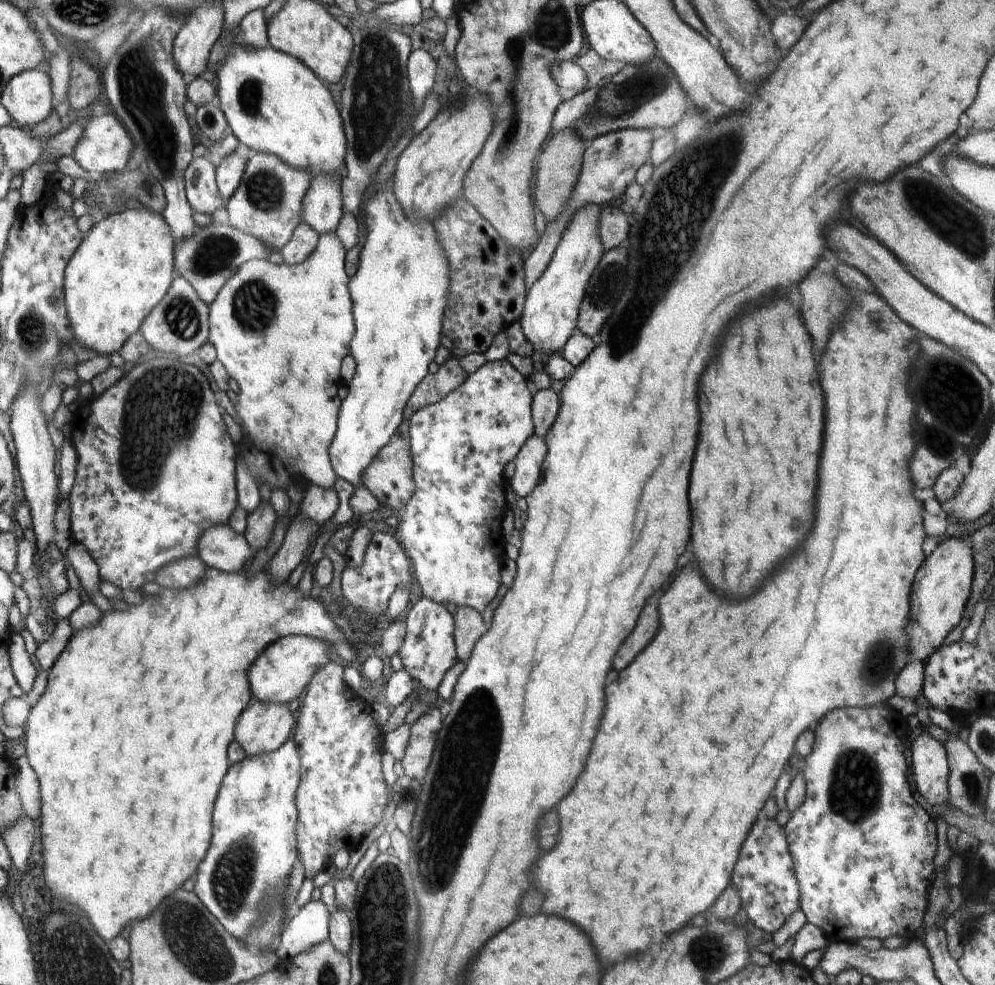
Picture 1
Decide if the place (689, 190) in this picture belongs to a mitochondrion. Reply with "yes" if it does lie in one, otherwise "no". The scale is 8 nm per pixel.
yes

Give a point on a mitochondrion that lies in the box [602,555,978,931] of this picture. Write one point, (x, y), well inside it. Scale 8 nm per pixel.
(856, 788)

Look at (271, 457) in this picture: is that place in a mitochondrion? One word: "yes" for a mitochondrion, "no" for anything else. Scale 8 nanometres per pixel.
no

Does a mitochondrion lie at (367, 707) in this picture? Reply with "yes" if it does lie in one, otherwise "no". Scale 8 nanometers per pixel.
no

